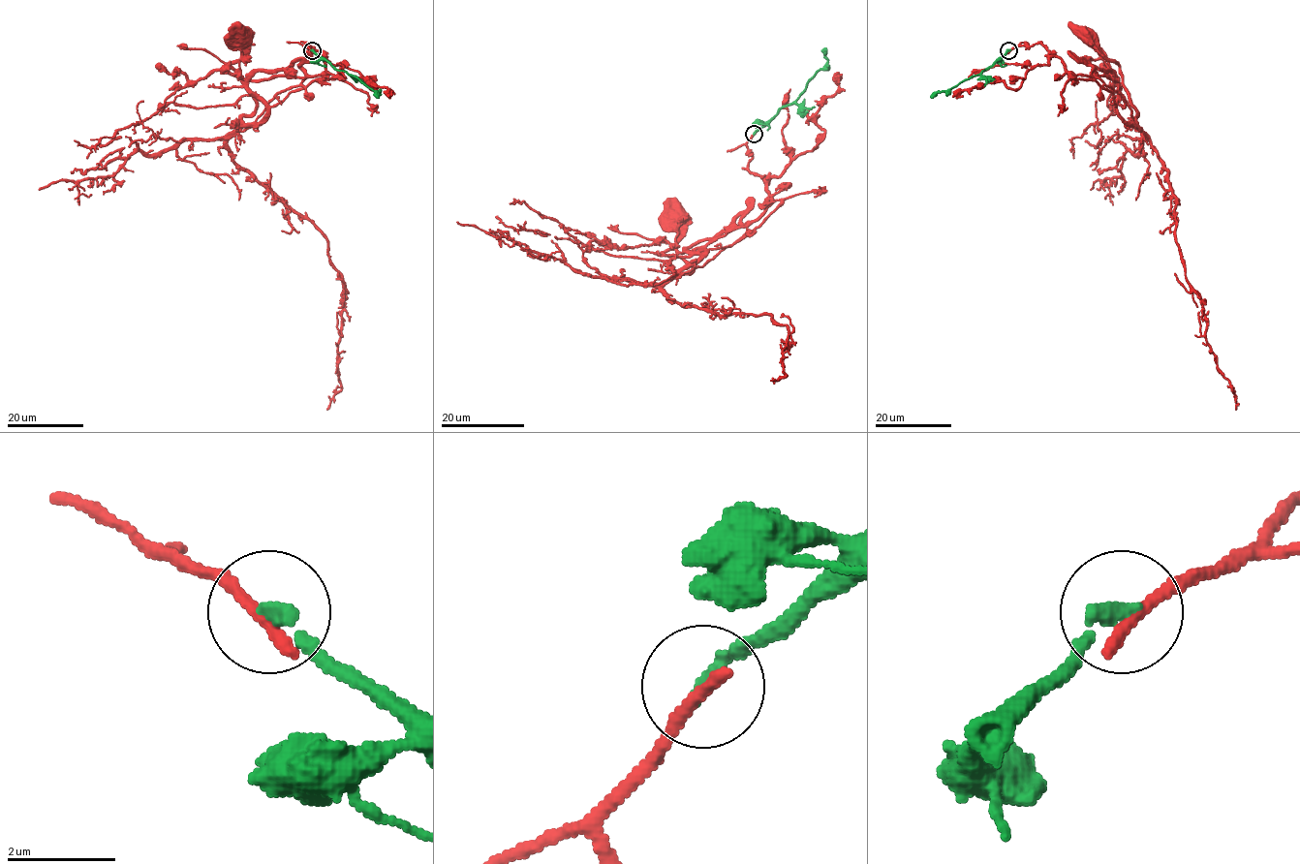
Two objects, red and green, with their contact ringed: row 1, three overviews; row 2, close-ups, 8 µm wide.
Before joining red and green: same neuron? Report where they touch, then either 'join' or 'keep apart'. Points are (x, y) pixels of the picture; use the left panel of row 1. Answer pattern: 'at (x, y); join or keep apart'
at (312, 50); keep apart

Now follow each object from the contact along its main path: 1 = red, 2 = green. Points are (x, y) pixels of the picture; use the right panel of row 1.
1: (1009, 50), (1041, 44), (1062, 61), (1067, 72), (1118, 78), (1100, 57), (1098, 38), (1091, 31), (1088, 38)
2: (1009, 50), (985, 71), (961, 80), (948, 91), (937, 92), (931, 98)

